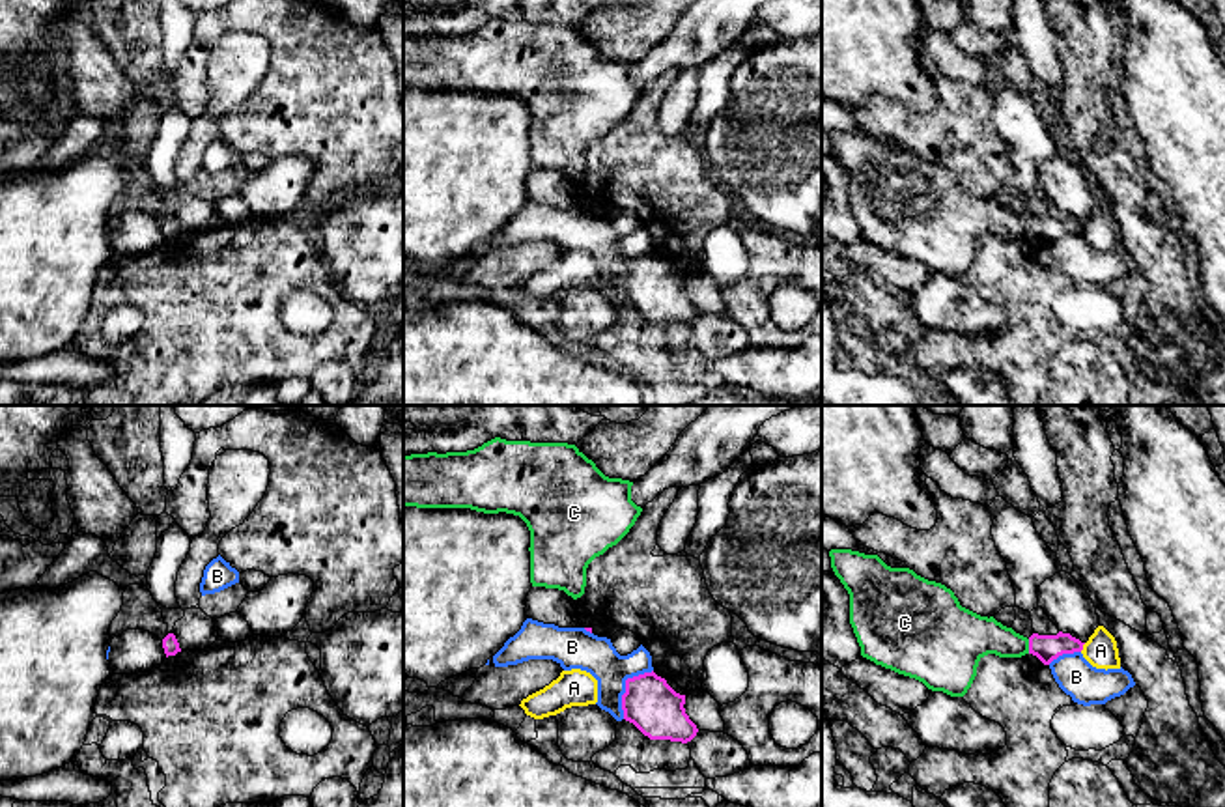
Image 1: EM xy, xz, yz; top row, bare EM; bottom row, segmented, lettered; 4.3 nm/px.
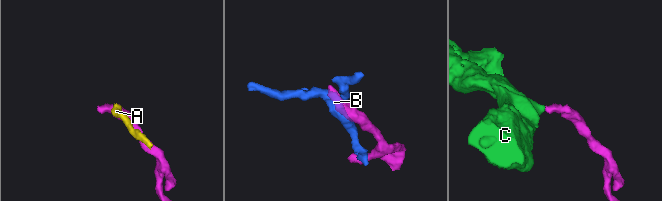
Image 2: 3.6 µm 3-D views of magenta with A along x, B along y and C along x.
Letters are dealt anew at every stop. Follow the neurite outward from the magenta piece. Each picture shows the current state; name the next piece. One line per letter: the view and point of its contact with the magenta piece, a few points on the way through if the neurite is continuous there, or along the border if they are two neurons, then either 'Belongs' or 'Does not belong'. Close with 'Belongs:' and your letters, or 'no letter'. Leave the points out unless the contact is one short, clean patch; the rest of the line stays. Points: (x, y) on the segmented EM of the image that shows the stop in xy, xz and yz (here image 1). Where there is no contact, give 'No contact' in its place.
A: Touches magenta at yz (1082, 647). Boundary: yz (1085, 643), (1080, 651). Does not belong
B: Touches magenta at xz (626, 686). Does not belong
C: Touches magenta at yz (1029, 647). Path across: yz (1046, 649), (1029, 647), (973, 636). Belongs
Belongs: C

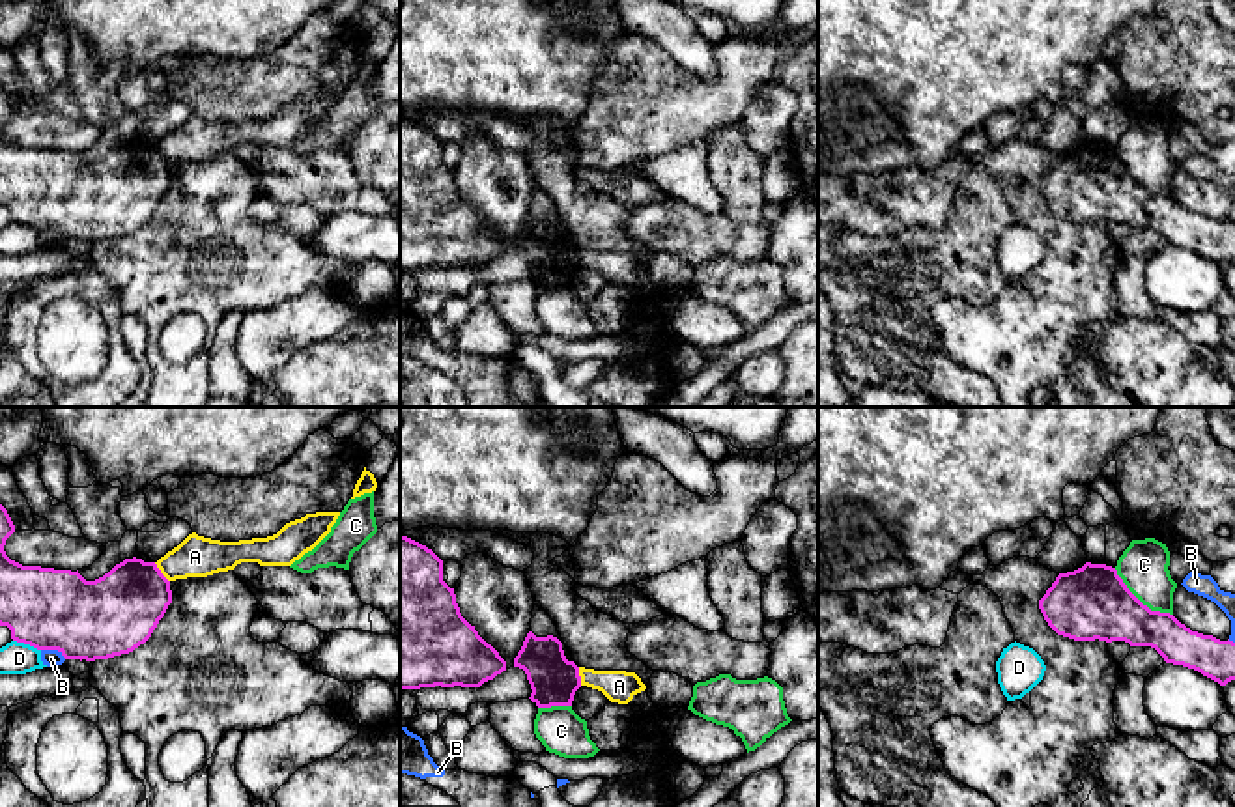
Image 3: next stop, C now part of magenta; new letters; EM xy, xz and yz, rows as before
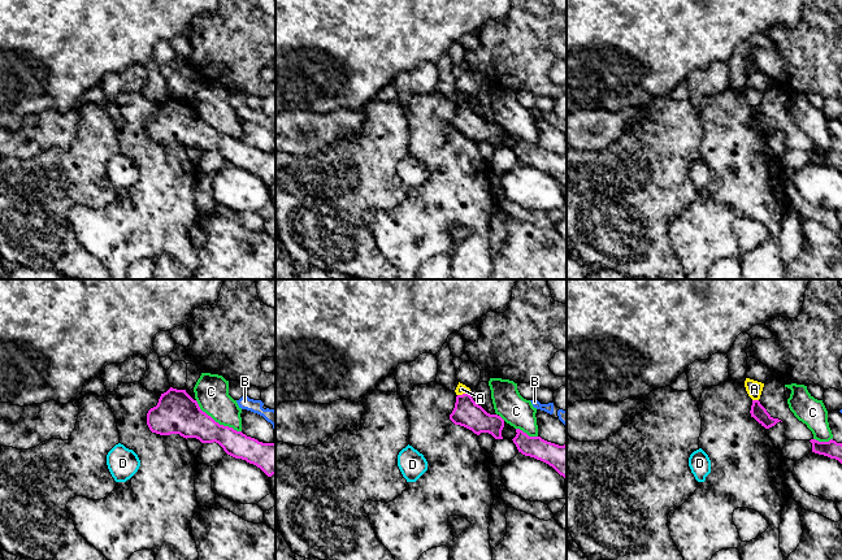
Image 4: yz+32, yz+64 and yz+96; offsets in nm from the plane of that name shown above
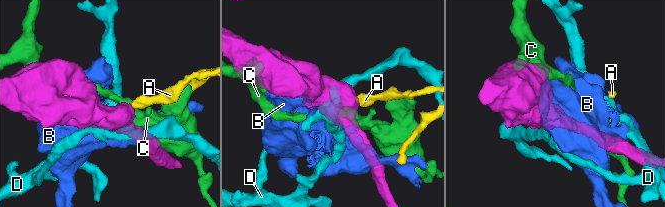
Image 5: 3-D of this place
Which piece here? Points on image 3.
A: Touches magenta at xy (159, 572). Boundary: xy (154, 563), (169, 581). Does not belong
B: Touches magenta at xy (55, 649). Does not belong
C: Touches magenta at yz (1138, 600). Does not belong
D: Touches magenta at xy (27, 643). Boundary: xy (14, 639), (40, 651). Does not belong
Belongs: no letter

